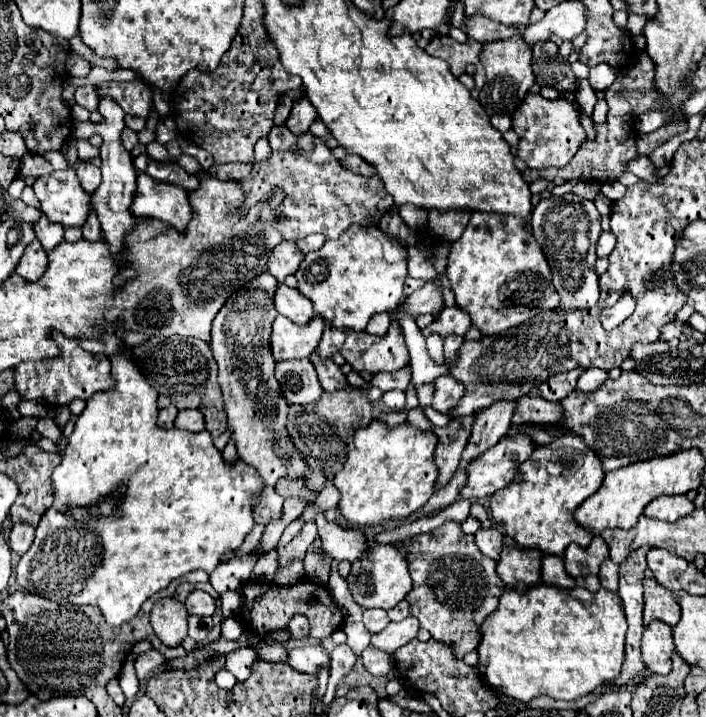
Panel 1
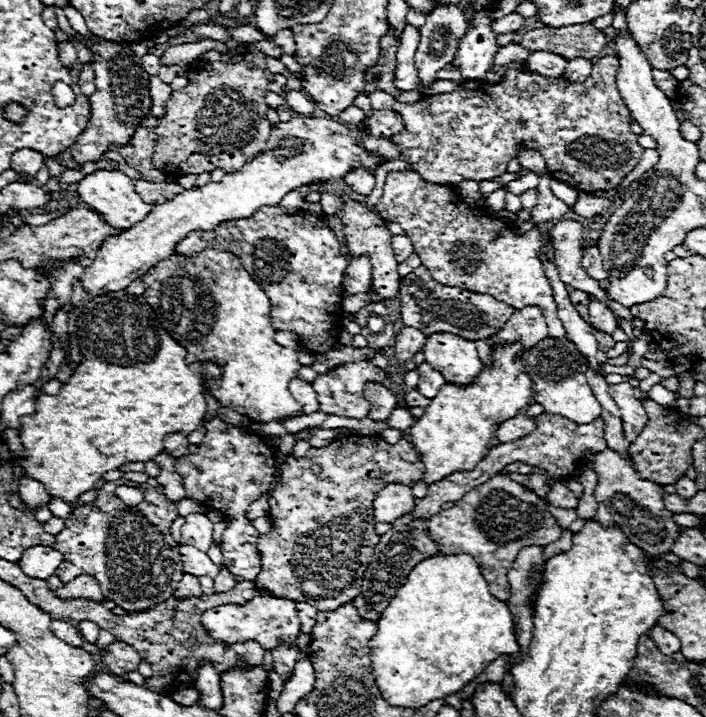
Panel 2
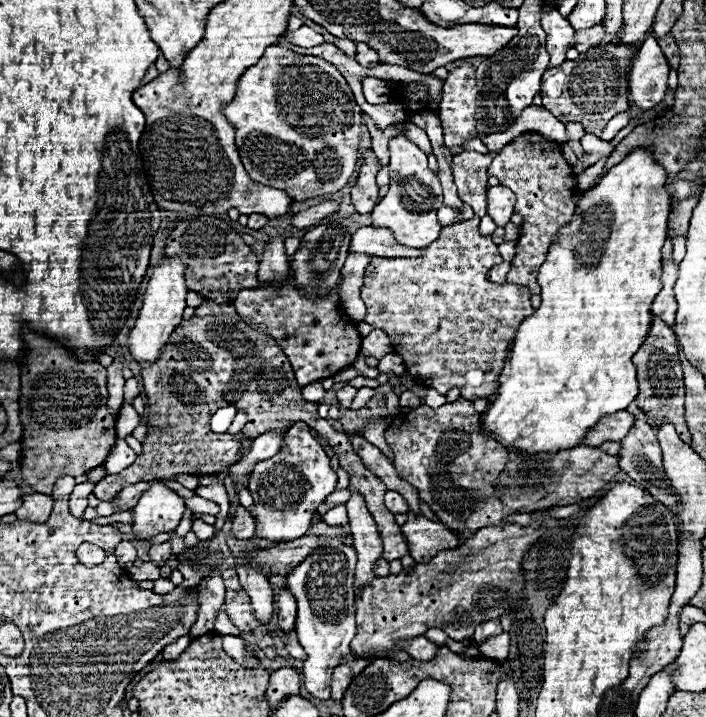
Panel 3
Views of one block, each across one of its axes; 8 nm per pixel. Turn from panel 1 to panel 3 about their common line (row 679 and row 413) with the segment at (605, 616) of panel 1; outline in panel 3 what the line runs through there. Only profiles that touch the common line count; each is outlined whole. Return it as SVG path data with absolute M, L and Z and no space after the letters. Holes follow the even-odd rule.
M638 148L638 152L632 152L630 156L626 156L626 160L622 160L620 164L610 168L610 172L592 190L588 190L582 196L582 200L576 206L572 222L566 228L558 230L558 236L548 250L546 262L540 266L538 284L542 288L542 294L540 294L542 302L540 302L540 308L536 308L534 314L528 316L518 326L516 338L512 340L508 358L504 362L504 370L498 378L498 388L488 398L490 404L482 416L482 430L480 432L484 436L500 442L510 452L522 452L522 454L530 454L530 456L532 454L556 454L556 452L580 446L582 440L586 438L586 434L604 416L626 410L636 400L638 382L636 382L636 368L632 364L632 356L648 336L648 328L650 328L650 320L652 320L650 304L654 302L656 294L662 290L662 284L660 284L662 252L660 252L660 248L666 240L666 222L668 222L668 214L670 214L670 202L666 200L666 192L662 192L662 184L666 184L666 180L668 180L666 172L662 172L662 168L658 168L658 164L654 164L654 160L650 160L650 152L642 152L642 148Z

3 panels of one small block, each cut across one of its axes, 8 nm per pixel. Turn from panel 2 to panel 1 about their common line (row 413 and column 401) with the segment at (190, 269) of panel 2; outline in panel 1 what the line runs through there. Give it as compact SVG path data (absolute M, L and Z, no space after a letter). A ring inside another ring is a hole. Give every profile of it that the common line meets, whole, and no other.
M356 226L354 230L348 230L338 240L326 240L326 244L320 250L306 254L306 258L302 260L296 272L298 290L312 300L316 314L334 322L334 326L338 328L350 328L350 330L364 330L368 320L376 312L396 310L404 300L406 276L408 276L406 242L402 238L394 238L386 234L378 226Z

